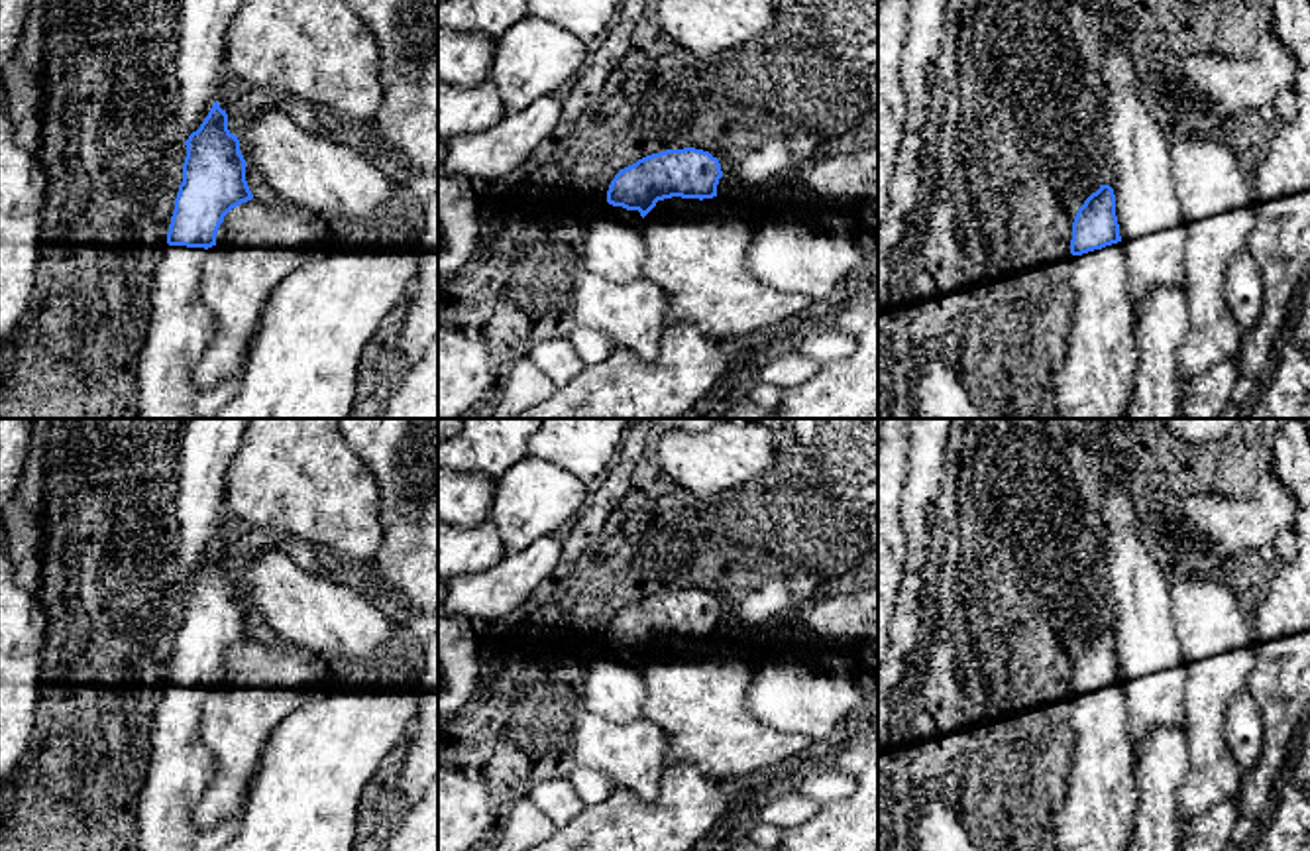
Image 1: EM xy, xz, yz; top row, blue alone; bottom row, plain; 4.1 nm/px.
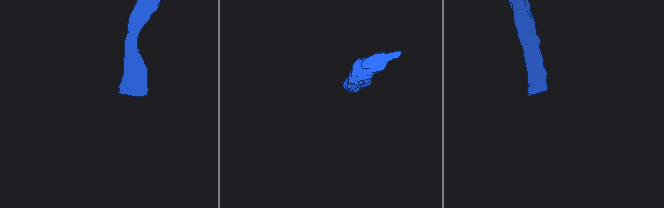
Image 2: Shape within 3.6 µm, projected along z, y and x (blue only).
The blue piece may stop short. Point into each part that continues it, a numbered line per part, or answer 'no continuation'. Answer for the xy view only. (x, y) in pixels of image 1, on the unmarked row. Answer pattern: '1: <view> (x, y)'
1: xy (181, 767)

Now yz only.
1: yz (1100, 798)

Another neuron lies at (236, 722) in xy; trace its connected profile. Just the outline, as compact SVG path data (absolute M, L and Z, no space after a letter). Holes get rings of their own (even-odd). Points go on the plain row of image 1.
M255 637L224 656L202 704L200 739L216 761L216 772L194 810L198 829L244 814L271 731L312 688L310 662L312 656L293 645L269 647Z

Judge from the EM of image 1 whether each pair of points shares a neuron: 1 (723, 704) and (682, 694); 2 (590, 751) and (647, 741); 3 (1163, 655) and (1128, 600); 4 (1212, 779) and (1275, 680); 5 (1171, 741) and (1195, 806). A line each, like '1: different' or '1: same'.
1: same
2: same
3: same
4: different
5: different

